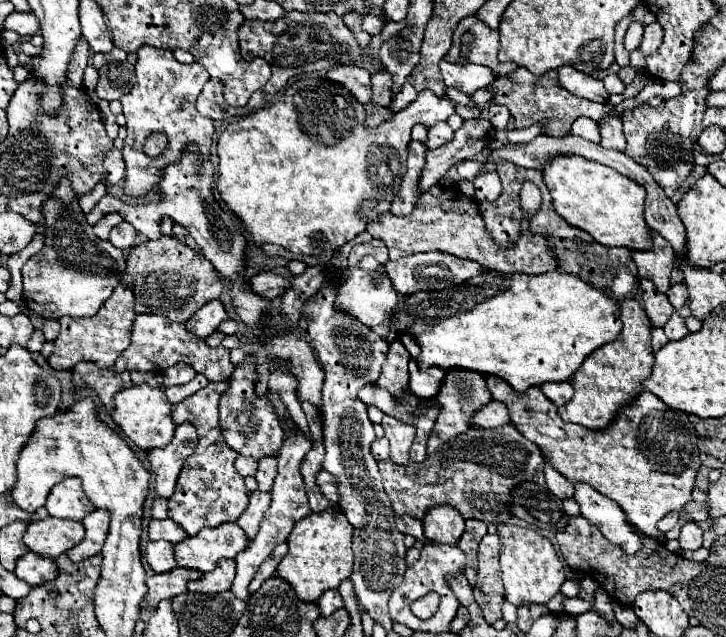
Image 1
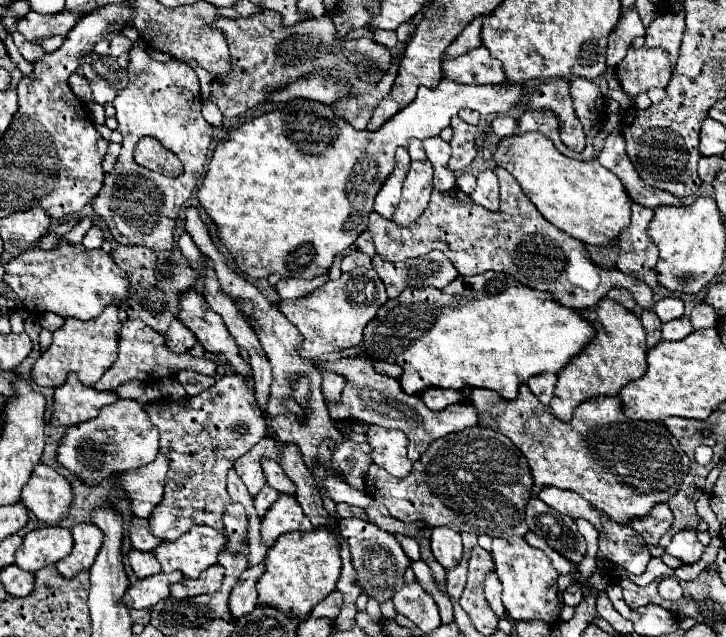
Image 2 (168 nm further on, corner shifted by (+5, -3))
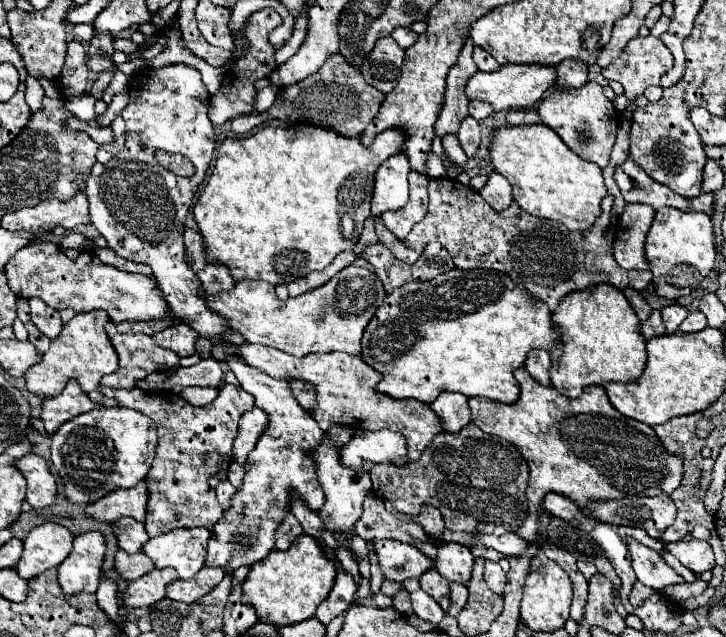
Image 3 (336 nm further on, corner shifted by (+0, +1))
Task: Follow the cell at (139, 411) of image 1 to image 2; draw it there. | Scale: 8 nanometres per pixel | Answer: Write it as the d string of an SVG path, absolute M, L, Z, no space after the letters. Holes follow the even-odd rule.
M117 400L101 408L99 416L65 430L57 448L57 462L73 472L83 484L97 486L111 474L125 474L155 460L159 454L159 432L151 424L143 406L135 400Z

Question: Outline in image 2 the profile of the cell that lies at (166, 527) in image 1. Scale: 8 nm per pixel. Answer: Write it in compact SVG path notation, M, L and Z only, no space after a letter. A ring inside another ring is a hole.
M133 518L127 526L127 536L131 540L133 550L139 552L151 552L155 546L161 544L151 532L149 532L149 522L145 518Z

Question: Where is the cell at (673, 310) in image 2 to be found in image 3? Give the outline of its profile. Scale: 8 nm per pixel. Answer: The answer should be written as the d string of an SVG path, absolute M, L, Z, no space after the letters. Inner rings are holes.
M678 302L666 306L666 308L662 310L662 320L664 320L666 332L676 332L678 326L680 326L680 322L682 322L686 316L688 316L686 306L682 306L682 304L678 304Z

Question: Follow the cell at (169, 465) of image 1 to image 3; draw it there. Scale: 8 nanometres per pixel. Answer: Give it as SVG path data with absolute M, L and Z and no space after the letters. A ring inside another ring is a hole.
M140 480L134 488L116 488L104 498L90 504L86 510L98 520L116 522L124 516L132 516L140 522L144 522L146 516L146 504L148 504L148 480Z

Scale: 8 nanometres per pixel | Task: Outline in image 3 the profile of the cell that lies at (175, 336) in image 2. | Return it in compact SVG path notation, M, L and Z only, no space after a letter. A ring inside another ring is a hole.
M176 322L174 326L168 326L166 330L154 334L158 346L168 348L178 356L192 356L196 352L196 338L198 334L188 324L182 322Z

